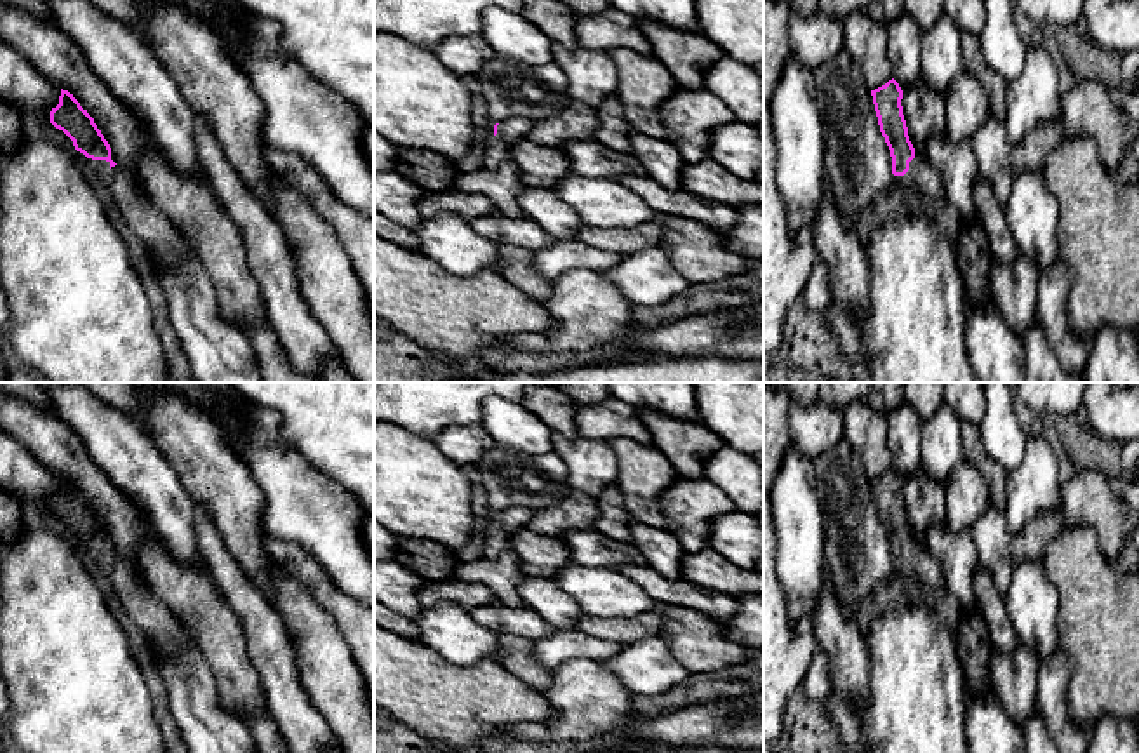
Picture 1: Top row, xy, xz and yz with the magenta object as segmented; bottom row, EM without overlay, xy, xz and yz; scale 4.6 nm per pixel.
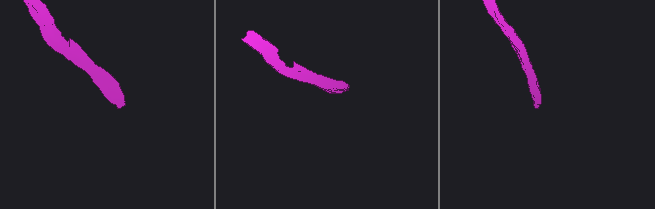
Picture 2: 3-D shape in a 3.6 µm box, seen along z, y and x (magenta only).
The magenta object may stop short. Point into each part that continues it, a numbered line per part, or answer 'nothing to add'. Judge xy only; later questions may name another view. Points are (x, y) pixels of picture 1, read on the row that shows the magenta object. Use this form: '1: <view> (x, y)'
1: xy (155, 233)

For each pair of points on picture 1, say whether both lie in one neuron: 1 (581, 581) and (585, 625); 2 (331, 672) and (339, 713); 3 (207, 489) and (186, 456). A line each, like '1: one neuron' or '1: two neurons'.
1: two neurons
2: one neuron
3: one neuron

